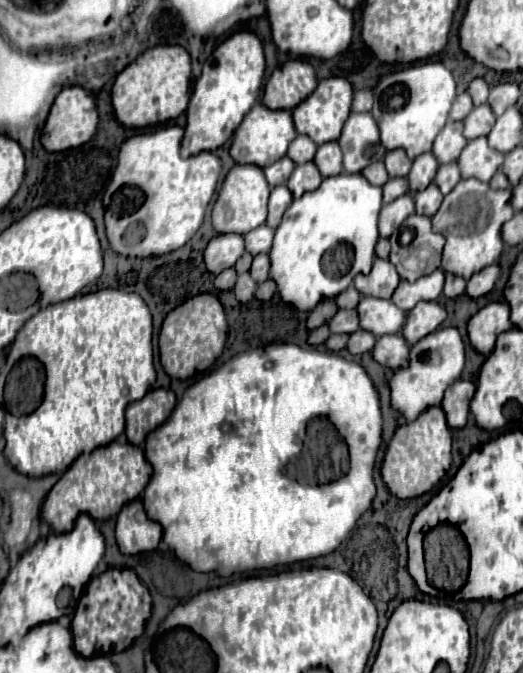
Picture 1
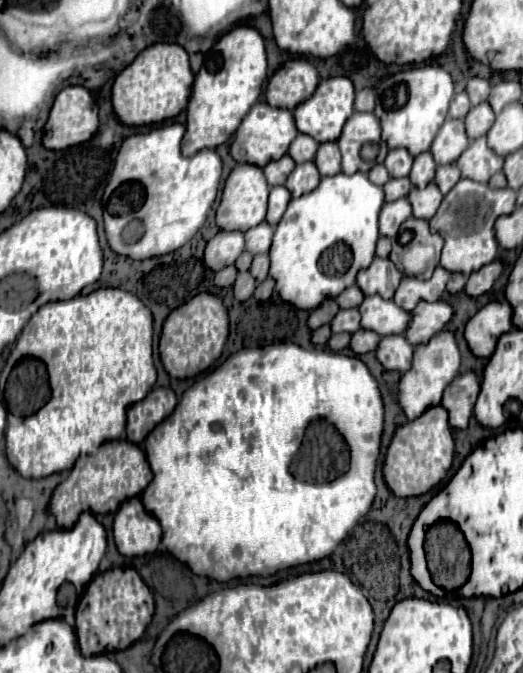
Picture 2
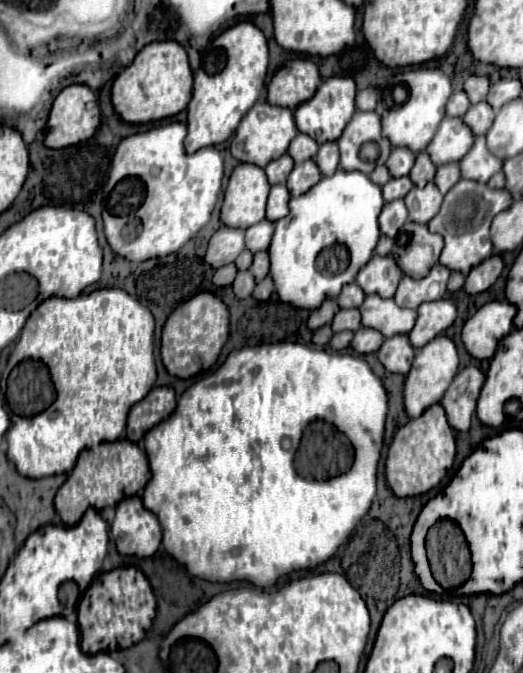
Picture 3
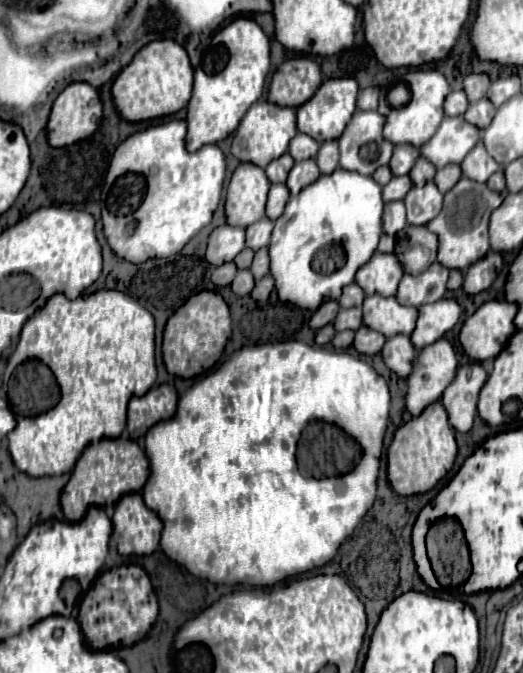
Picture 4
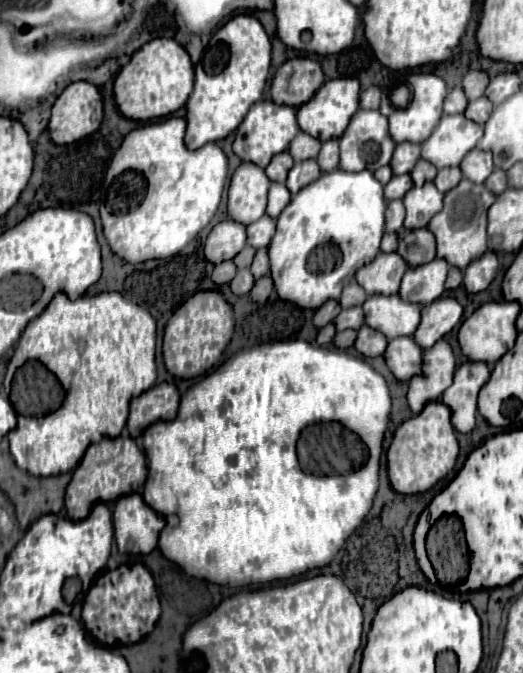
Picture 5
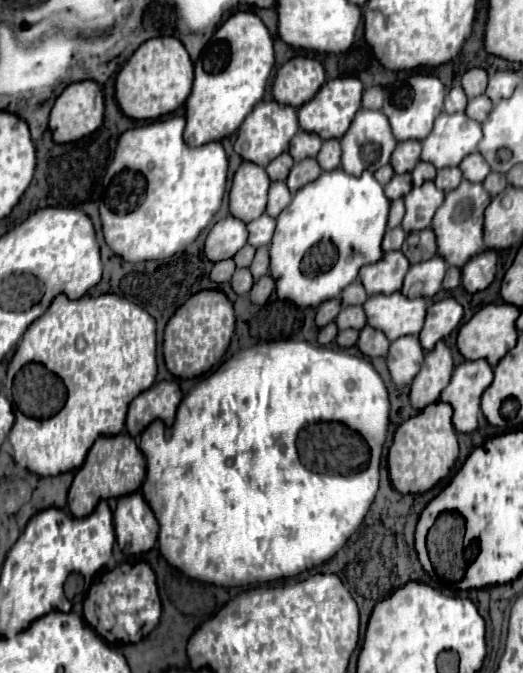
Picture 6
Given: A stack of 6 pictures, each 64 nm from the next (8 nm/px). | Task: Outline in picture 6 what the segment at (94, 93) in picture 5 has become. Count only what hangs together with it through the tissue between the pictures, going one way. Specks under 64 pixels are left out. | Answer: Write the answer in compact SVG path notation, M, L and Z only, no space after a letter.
M96 82L70 84L56 100L50 114L52 138L58 144L80 140L92 134L104 118L104 96Z

